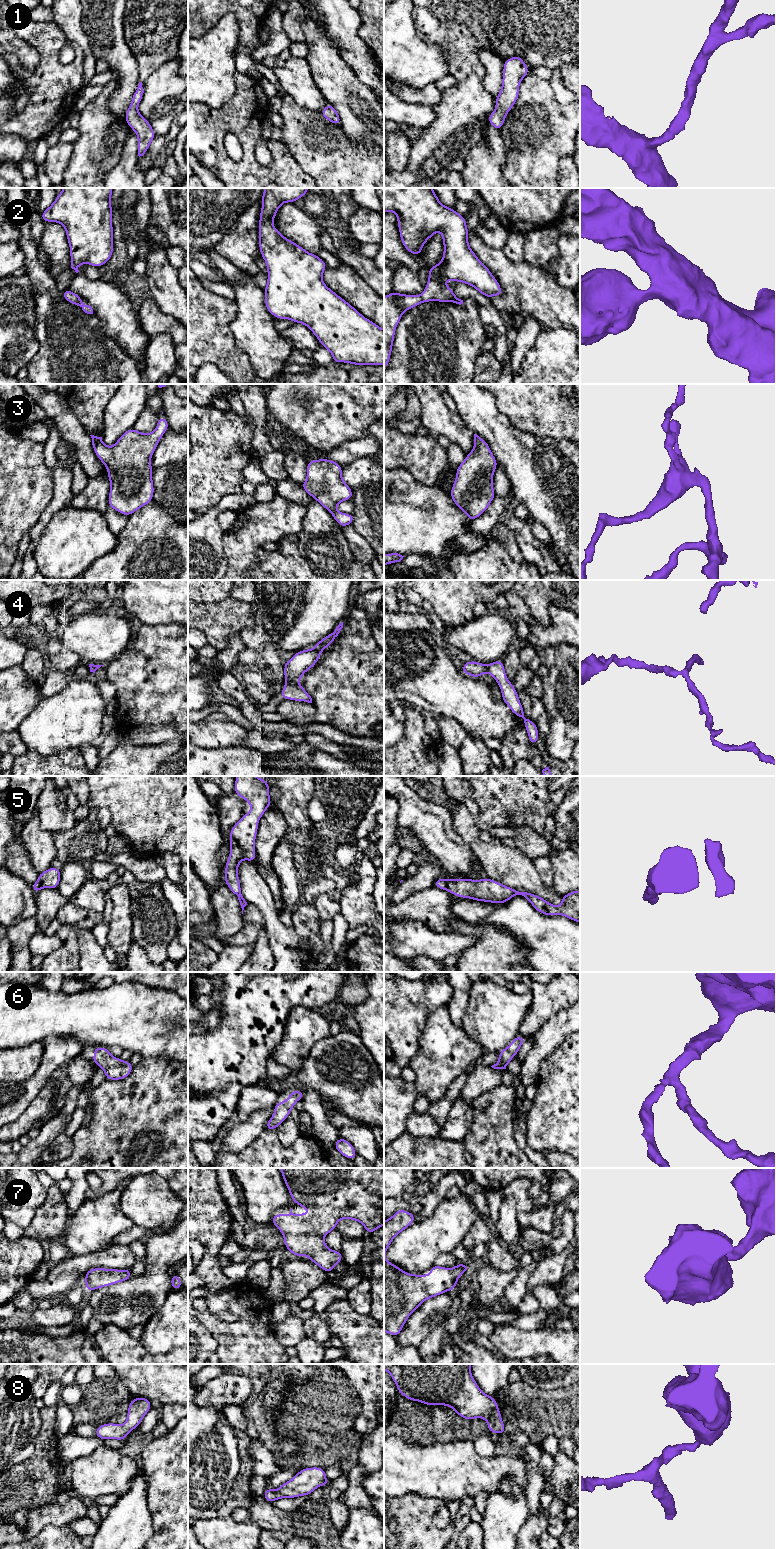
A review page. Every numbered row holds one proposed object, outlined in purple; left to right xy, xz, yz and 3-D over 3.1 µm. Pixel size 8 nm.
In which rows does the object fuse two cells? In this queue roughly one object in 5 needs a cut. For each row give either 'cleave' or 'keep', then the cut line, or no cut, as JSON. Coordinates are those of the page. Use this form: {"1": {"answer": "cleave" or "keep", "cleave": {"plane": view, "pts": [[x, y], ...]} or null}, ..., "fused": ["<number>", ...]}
{"1": {"answer": "keep", "cleave": null}, "2": {"answer": "keep", "cleave": null}, "3": {"answer": "keep", "cleave": null}, "4": {"answer": "cleave", "cleave": {"plane": "xz", "pts": [[295, 681], [286, 685]]}}, "5": {"answer": "keep", "cleave": null}, "6": {"answer": "keep", "cleave": null}, "7": {"answer": "keep", "cleave": null}, "8": {"answer": "keep", "cleave": null}, "fused": ["4"]}

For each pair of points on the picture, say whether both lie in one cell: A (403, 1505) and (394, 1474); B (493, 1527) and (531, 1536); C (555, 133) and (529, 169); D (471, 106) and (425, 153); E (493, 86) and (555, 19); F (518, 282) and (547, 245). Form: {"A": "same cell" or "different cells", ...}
{"A": "different cells", "B": "different cells", "C": "same cell", "D": "same cell", "E": "different cells", "F": "different cells"}

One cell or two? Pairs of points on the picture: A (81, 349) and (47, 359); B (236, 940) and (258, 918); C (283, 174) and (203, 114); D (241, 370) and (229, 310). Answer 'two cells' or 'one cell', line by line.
A: one cell
B: one cell
C: one cell
D: one cell

